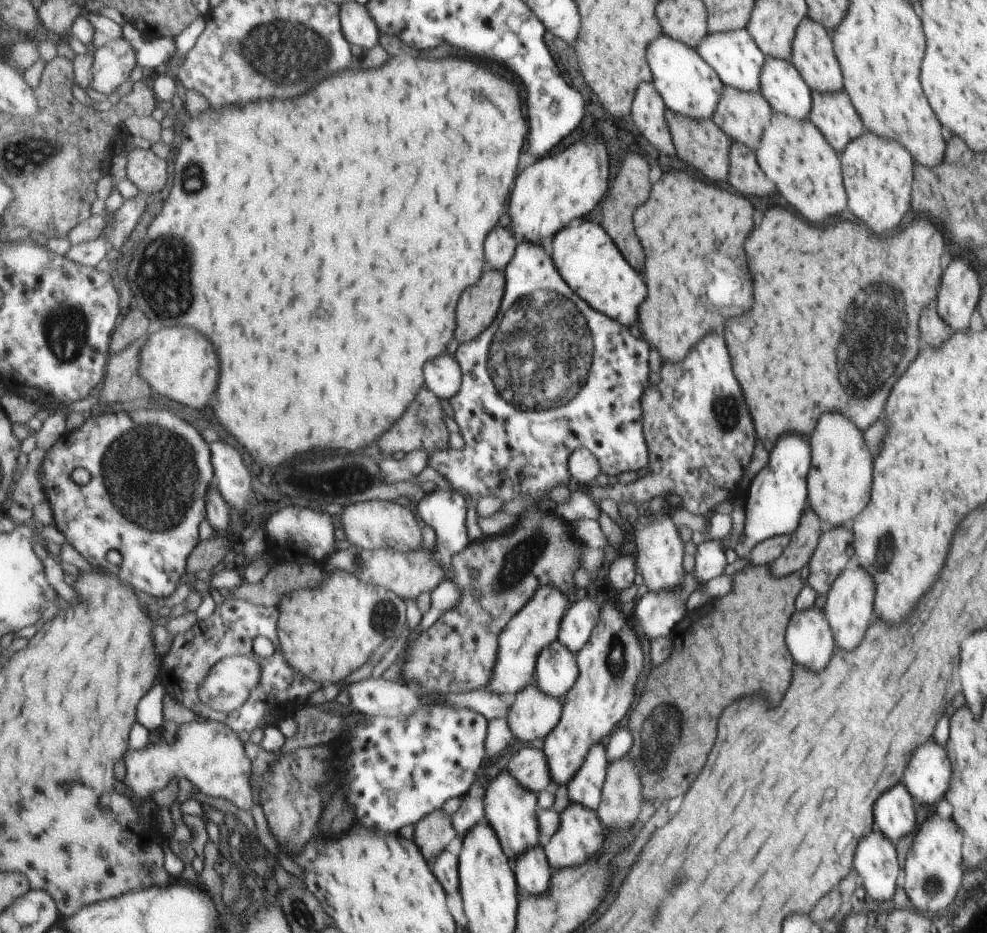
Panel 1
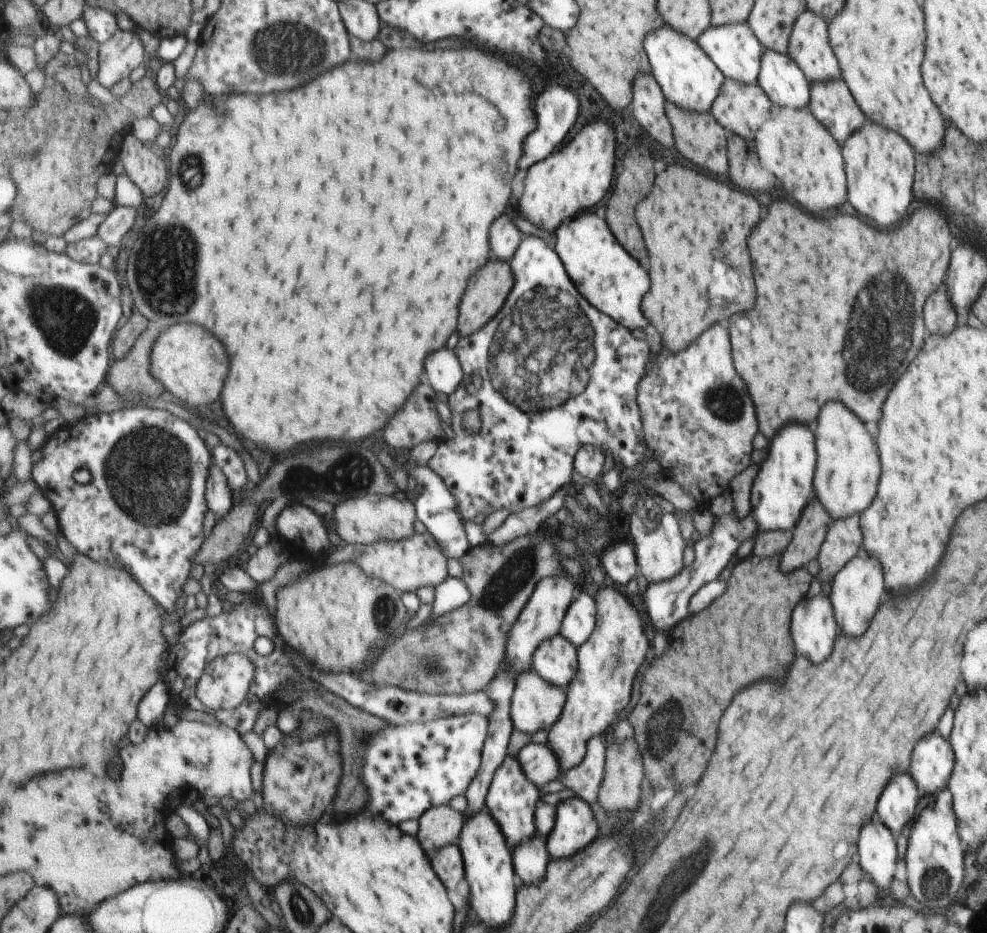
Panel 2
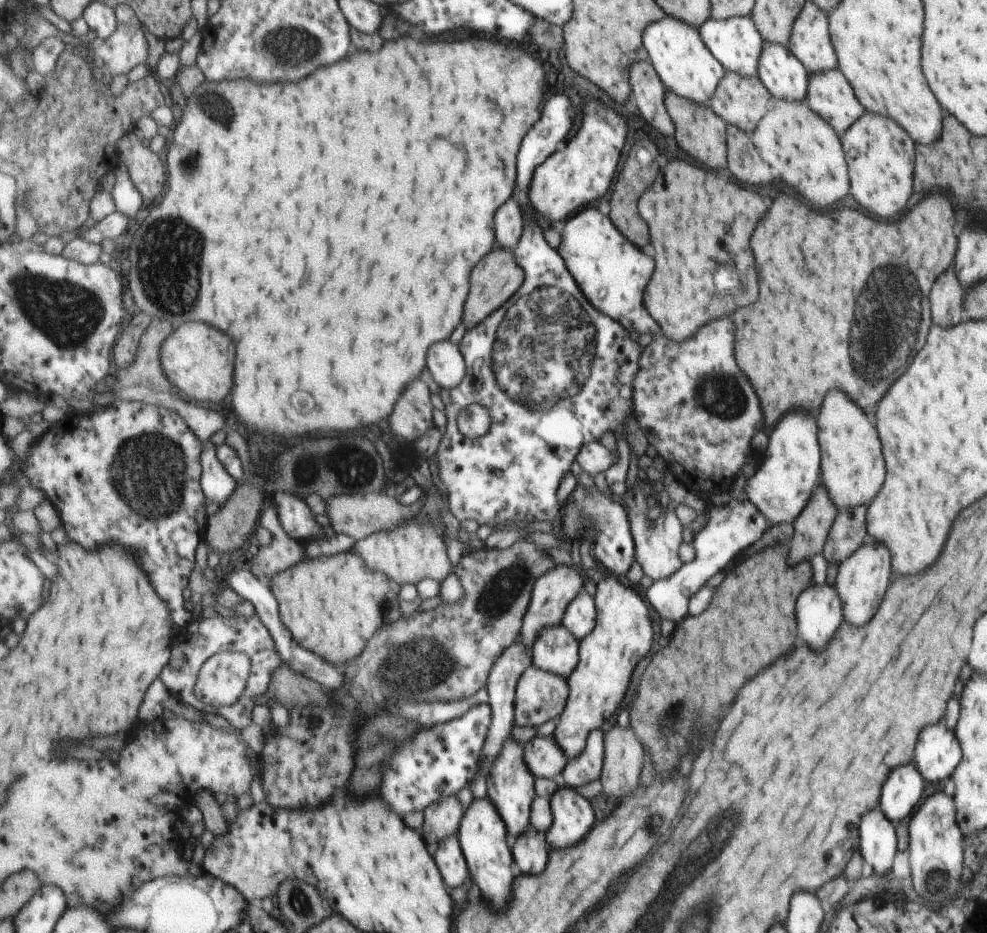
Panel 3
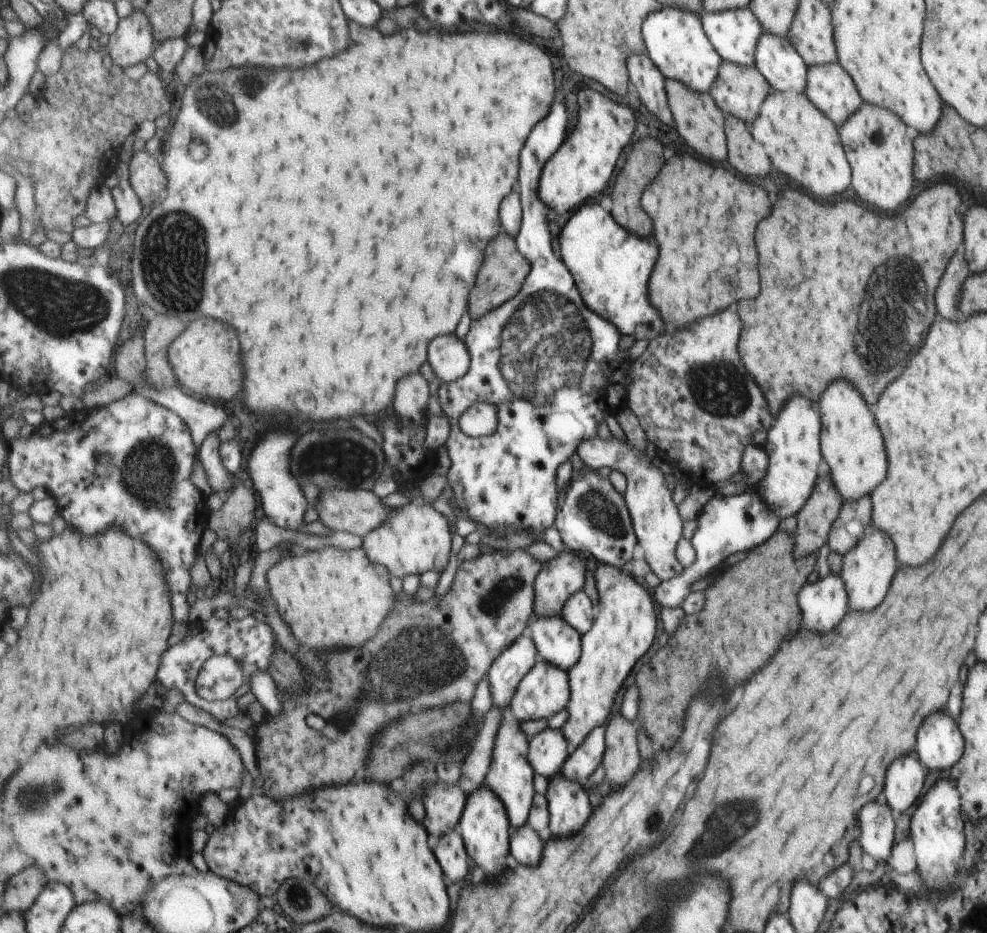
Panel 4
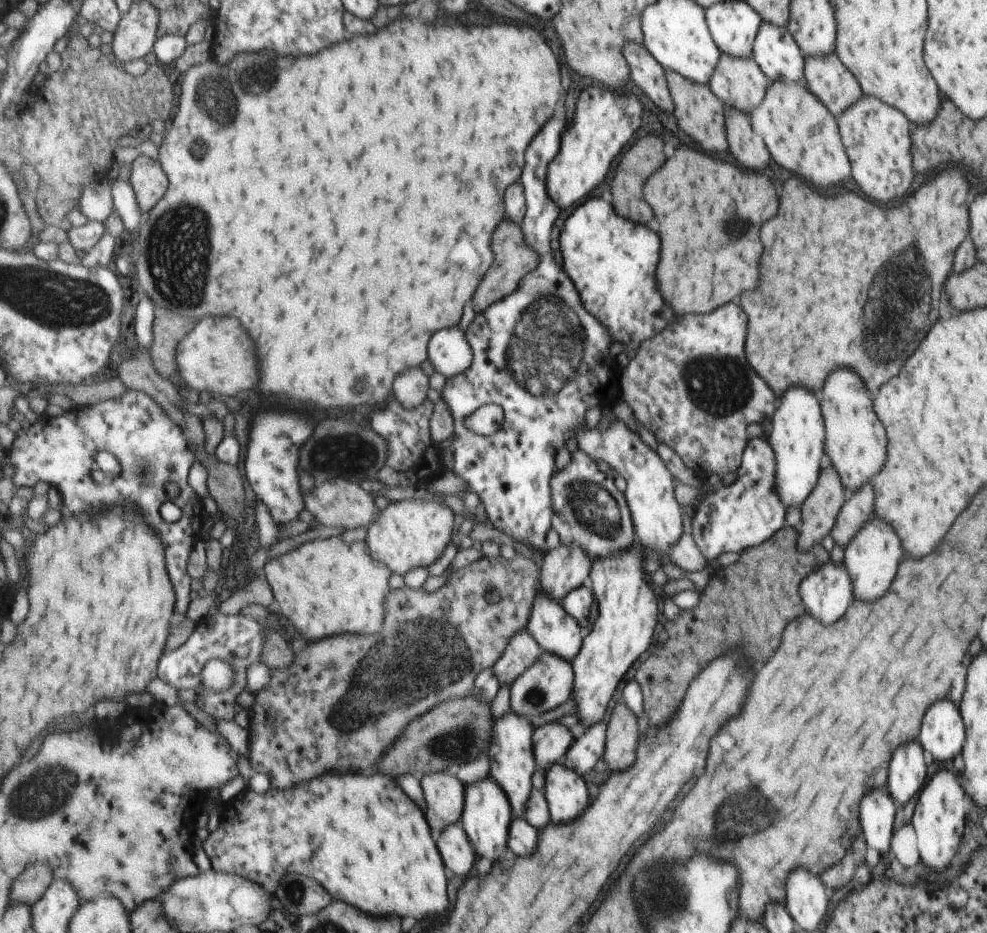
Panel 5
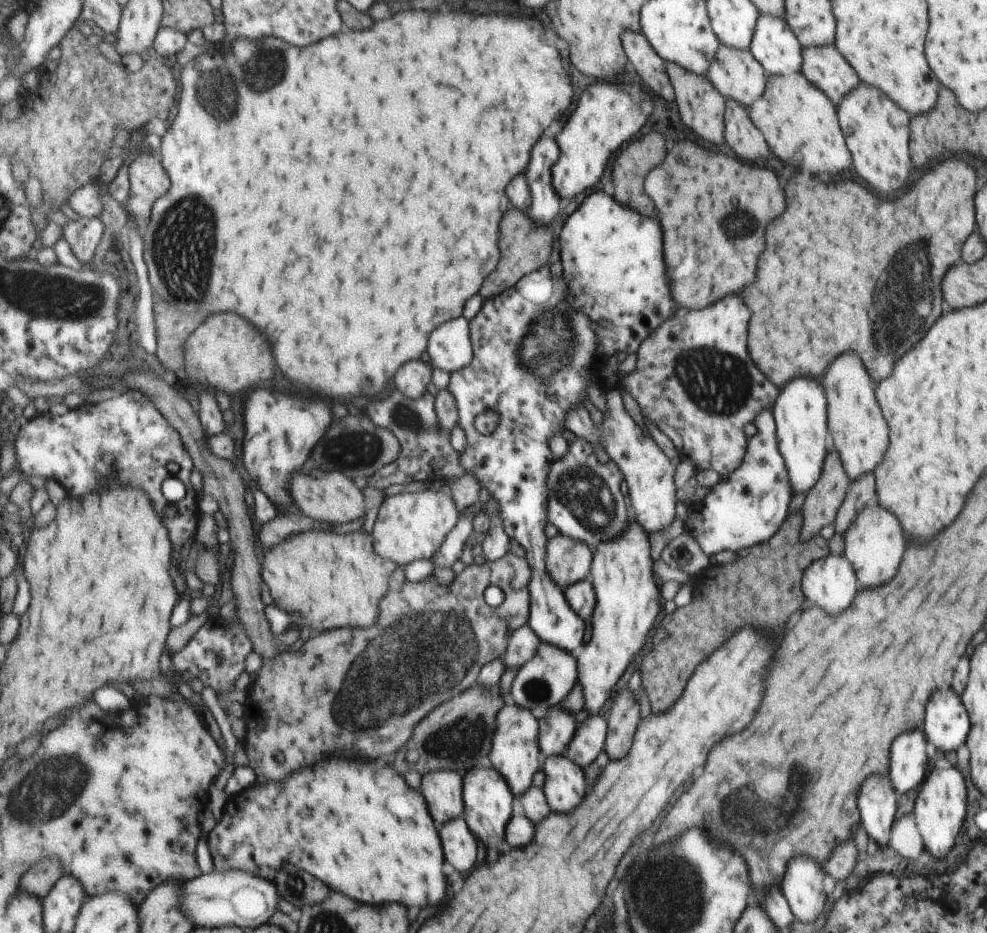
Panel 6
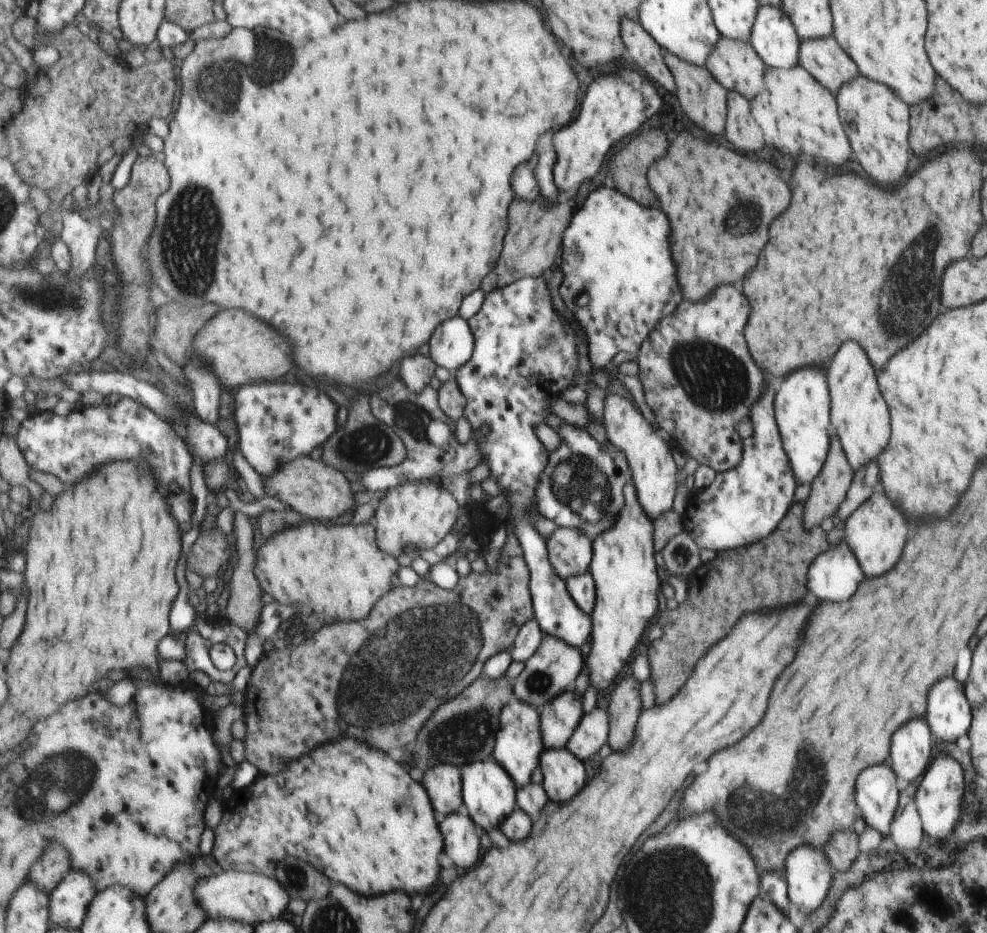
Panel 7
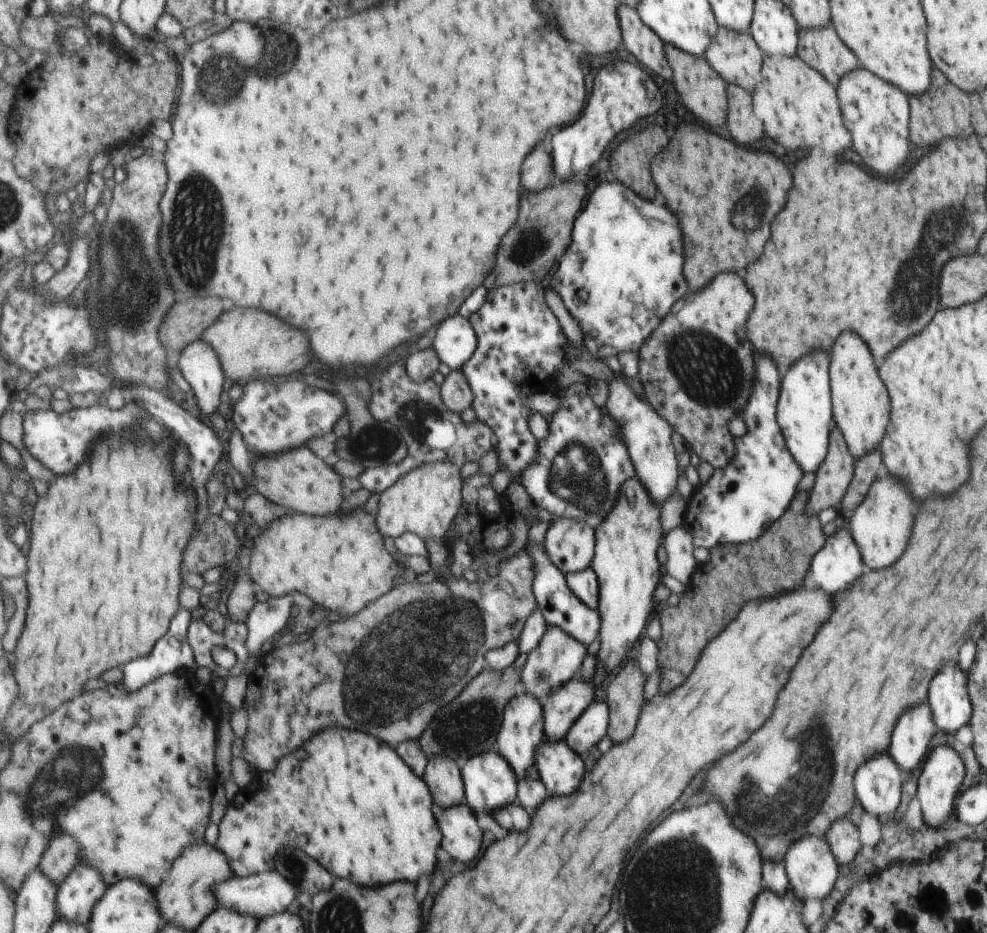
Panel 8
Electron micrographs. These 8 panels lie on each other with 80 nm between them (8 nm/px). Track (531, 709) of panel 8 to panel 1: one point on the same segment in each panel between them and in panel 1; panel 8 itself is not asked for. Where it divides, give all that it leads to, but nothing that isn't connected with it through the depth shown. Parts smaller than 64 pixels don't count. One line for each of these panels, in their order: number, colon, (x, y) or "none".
1: (511, 809)
2: (512, 798)
3: (511, 784)
4: (512, 776)
5: (513, 763)
6: (517, 755)
7: (520, 744)

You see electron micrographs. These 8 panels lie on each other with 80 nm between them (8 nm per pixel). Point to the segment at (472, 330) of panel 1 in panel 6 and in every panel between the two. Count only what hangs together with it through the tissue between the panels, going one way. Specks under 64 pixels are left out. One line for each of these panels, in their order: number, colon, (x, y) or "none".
2: (487, 294)
3: (495, 282)
4: (502, 278)
5: (515, 258)
6: (526, 247)

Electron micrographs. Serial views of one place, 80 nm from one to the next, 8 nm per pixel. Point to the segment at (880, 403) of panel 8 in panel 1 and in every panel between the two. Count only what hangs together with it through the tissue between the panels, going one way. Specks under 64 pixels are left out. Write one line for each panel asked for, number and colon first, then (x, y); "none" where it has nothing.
1: (839, 482)
2: (846, 472)
3: (852, 470)
4: (852, 446)
5: (855, 440)
6: (858, 431)
7: (859, 416)

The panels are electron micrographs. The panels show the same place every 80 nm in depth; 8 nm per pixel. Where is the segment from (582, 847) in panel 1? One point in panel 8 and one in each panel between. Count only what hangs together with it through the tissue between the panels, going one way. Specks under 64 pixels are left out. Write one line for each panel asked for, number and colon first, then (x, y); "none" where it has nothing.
2: (576, 825)
3: (574, 817)
4: (570, 808)
5: (567, 793)
6: (566, 786)
7: (565, 776)
8: (562, 770)

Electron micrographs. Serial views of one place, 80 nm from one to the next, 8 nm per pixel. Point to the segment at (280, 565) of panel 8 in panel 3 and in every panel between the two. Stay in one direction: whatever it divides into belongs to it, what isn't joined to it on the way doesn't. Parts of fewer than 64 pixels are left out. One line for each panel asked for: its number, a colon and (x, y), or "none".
3: (334, 605)
4: (333, 599)
5: (325, 588)
6: (334, 580)
7: (342, 571)

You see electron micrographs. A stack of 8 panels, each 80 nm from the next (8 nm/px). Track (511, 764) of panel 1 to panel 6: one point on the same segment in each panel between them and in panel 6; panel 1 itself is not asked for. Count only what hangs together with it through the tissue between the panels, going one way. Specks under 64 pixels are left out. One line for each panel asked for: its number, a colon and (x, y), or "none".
2: (539, 761)
3: (546, 758)
4: (549, 750)
5: (552, 740)
6: (557, 729)

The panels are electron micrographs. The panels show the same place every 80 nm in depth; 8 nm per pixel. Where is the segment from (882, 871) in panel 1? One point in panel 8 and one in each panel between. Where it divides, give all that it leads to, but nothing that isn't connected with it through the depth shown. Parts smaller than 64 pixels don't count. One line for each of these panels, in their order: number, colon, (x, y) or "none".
2: (876, 853)
3: (877, 847)
4: (877, 821)
5: (878, 809)
6: (879, 805)
7: (877, 796)
8: (878, 782)

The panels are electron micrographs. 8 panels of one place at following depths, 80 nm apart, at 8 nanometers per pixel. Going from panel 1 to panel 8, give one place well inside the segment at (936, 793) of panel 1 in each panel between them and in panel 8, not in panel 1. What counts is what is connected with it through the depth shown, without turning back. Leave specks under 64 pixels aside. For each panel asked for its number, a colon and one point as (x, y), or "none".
2: (932, 765)
3: (938, 753)
4: (940, 744)
5: (942, 737)
6: (946, 726)
7: (949, 714)
8: (950, 707)

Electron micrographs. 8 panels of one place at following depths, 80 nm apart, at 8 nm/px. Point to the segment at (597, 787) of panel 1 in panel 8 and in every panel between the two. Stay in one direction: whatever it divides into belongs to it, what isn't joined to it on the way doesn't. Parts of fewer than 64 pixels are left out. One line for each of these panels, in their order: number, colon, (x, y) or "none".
2: (585, 780)
3: (588, 766)
4: (588, 757)
5: (587, 750)
6: (589, 741)
7: (591, 734)
8: (591, 727)

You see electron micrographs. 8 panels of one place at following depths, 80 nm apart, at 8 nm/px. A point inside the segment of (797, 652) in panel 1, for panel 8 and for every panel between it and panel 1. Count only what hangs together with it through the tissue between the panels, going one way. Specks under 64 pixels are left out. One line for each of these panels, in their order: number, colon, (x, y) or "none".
2: (813, 628)
3: (818, 610)
4: (822, 601)
5: (827, 592)
6: (829, 582)
7: (833, 575)
8: (834, 566)

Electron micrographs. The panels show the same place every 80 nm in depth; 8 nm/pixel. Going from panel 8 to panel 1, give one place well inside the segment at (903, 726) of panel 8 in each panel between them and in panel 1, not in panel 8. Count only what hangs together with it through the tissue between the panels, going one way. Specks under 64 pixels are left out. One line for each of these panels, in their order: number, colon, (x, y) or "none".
1: (895, 813)
2: (897, 806)
3: (903, 788)
4: (903, 786)
5: (906, 776)
6: (910, 753)
7: (912, 744)

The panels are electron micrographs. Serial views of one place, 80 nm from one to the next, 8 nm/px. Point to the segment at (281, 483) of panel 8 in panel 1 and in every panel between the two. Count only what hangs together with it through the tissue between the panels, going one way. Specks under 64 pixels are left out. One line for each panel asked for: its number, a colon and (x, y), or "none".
1: (375, 524)
2: (365, 520)
3: (359, 516)
4: (358, 511)
5: (339, 502)
6: (326, 495)
7: (310, 486)

